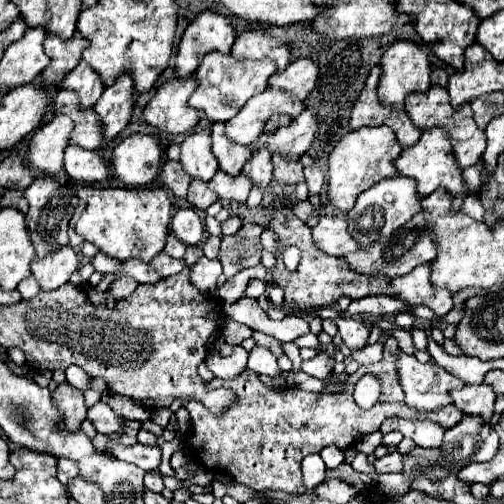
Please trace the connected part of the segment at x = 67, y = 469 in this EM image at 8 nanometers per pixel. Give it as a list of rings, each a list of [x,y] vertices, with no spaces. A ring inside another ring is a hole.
[[[66,458],[58,459],[58,480],[62,484],[68,484],[76,474],[78,474],[78,466],[74,464],[74,460]]]

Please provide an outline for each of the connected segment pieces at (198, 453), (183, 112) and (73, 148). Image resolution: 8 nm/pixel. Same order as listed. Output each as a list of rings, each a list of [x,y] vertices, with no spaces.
[[[390,336],[384,344],[382,360],[368,366],[368,372],[376,374],[382,380],[382,396],[372,410],[362,410],[354,402],[350,392],[320,394],[300,388],[268,388],[260,382],[258,374],[250,372],[248,368],[228,380],[214,378],[212,382],[208,382],[208,388],[230,388],[236,392],[236,402],[220,414],[212,414],[204,404],[188,400],[184,408],[190,412],[194,428],[192,436],[188,434],[186,438],[188,450],[192,450],[190,454],[194,454],[194,458],[202,466],[214,472],[222,470],[236,482],[250,486],[256,492],[282,490],[290,494],[302,494],[306,488],[302,484],[300,462],[306,454],[320,452],[326,446],[346,450],[354,444],[354,440],[358,442],[360,436],[376,432],[386,418],[426,418],[440,424],[442,428],[452,428],[454,424],[458,424],[464,416],[454,406],[446,406],[434,412],[422,412],[406,406],[394,364],[398,352],[400,348],[396,344],[396,338]]]
[[[194,76],[172,78],[158,86],[154,98],[144,108],[146,122],[170,134],[180,134],[196,126],[200,120],[200,112],[188,106],[188,96],[196,86],[198,84]]]
[[[68,144],[64,154],[64,168],[72,180],[100,182],[100,180],[106,180],[110,166],[108,162],[102,160],[98,152],[90,152],[90,150],[78,148],[76,144]]]

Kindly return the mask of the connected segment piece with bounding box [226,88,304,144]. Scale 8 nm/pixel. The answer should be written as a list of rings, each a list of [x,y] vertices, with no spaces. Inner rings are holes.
[[[274,88],[252,96],[246,106],[226,122],[226,136],[238,144],[252,144],[264,134],[264,124],[272,114],[288,114],[296,118],[304,110],[302,100],[290,100],[286,92],[274,92]]]

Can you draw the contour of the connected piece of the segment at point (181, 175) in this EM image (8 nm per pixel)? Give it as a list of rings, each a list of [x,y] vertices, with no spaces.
[[[168,160],[168,162],[162,166],[160,180],[162,180],[164,186],[170,188],[176,196],[186,198],[186,192],[188,192],[188,186],[190,186],[190,176],[186,176],[186,172],[184,172],[184,168],[182,168],[180,162]]]

